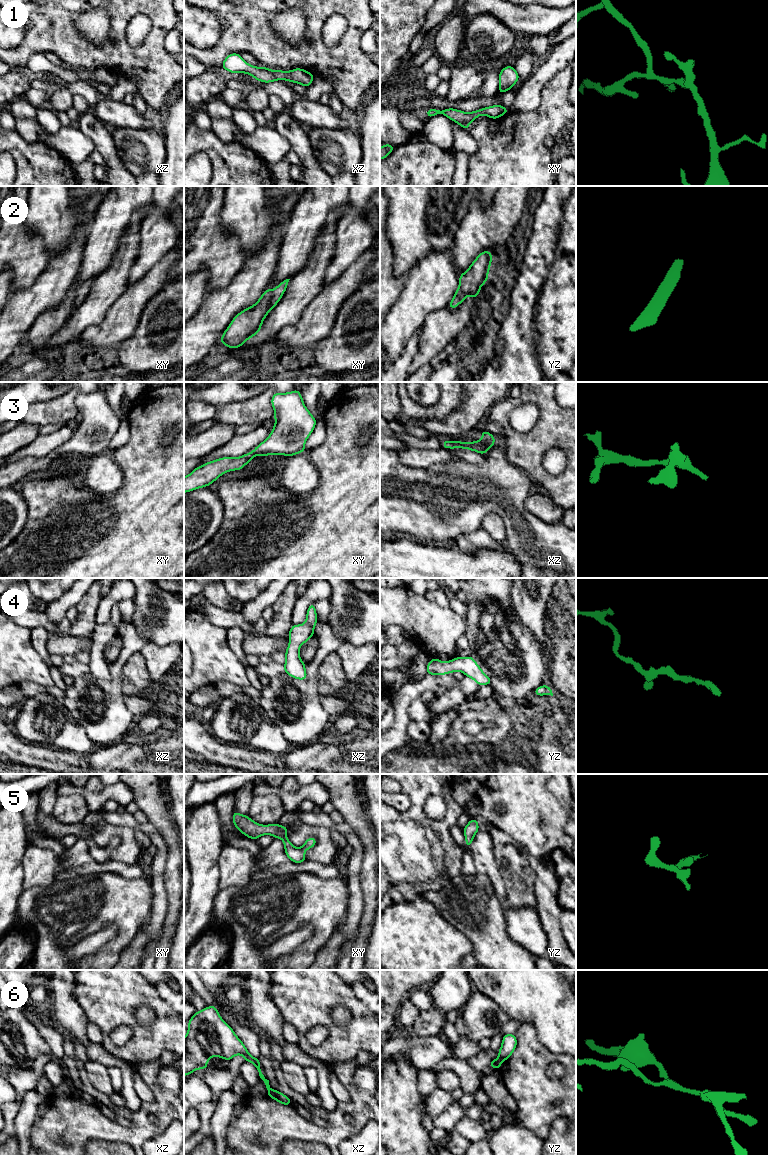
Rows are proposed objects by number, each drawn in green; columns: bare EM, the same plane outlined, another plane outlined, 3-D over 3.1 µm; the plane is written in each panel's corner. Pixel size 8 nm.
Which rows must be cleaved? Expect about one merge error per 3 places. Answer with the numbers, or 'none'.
6

